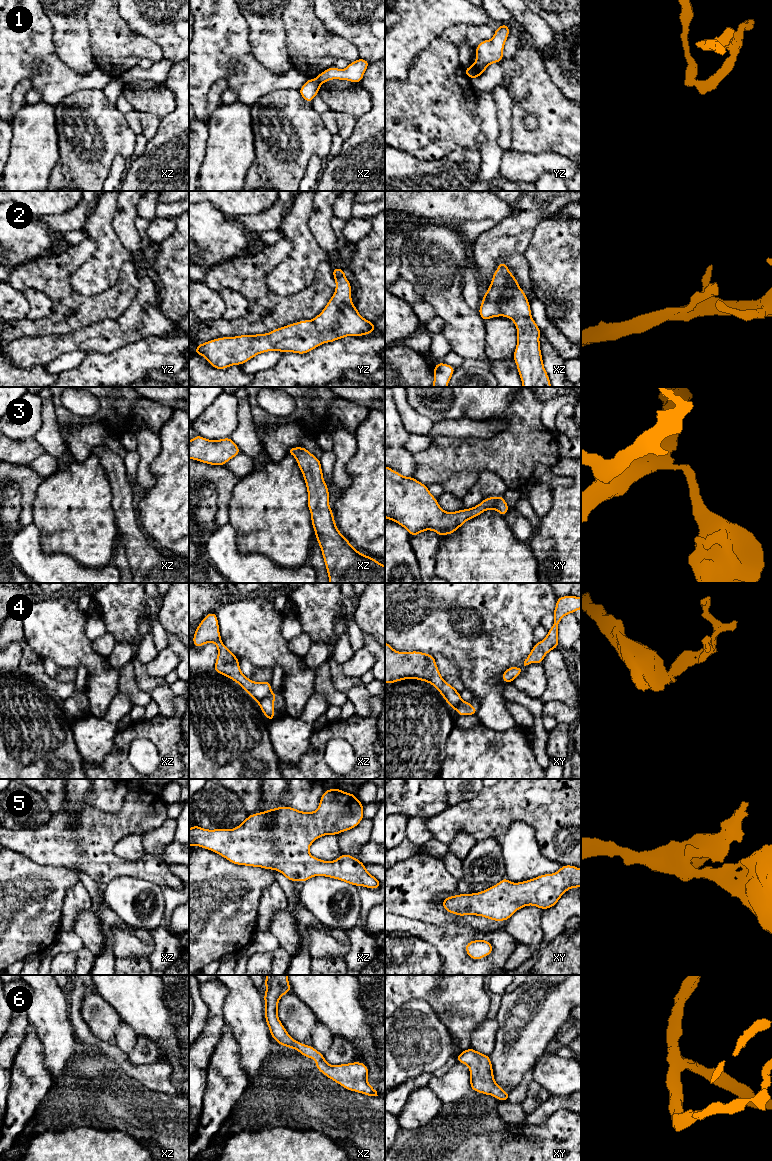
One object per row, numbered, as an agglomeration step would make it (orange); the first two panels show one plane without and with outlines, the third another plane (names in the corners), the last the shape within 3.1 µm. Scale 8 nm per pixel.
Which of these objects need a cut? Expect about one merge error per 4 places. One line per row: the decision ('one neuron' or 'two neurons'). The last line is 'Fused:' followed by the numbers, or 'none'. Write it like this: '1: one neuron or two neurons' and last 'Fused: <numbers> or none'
1: two neurons
2: one neuron
3: one neuron
4: two neurons
5: one neuron
6: one neuron
Fused: 1, 4

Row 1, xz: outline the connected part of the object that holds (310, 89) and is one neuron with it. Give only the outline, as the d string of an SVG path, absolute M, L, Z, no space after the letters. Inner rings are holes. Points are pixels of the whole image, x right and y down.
M317 78L308 79L298 91L305 101L311 104L313 98L319 94L320 86L321 84Z

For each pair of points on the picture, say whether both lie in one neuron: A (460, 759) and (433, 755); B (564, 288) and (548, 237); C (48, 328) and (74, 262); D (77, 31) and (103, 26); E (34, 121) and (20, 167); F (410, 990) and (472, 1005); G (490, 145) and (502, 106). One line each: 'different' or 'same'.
A: different
B: same
C: same
D: different
E: same
F: same
G: different

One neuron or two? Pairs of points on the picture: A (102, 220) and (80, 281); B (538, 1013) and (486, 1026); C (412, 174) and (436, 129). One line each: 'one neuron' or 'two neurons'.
A: one neuron
B: two neurons
C: two neurons

